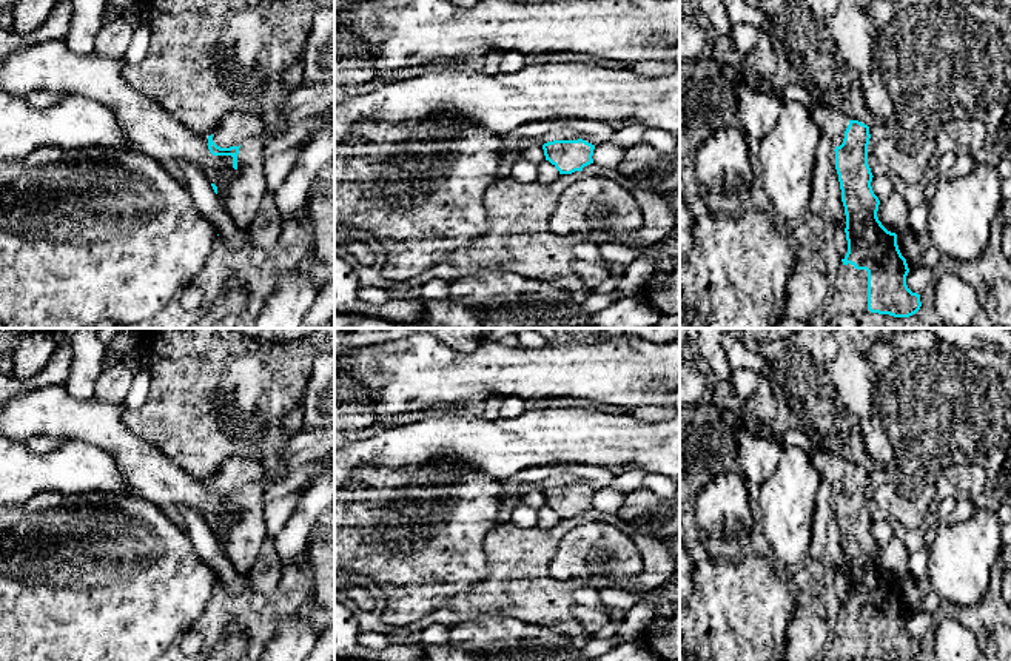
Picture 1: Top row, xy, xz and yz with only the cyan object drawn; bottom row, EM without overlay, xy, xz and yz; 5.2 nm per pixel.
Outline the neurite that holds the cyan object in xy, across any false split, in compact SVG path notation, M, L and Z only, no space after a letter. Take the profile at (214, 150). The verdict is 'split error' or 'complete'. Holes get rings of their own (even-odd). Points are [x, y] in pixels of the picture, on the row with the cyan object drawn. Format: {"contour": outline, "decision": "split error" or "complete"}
{"contour": "M234 109L222 117L217 128L208 136L208 149L213 156L231 156L233 168L237 169L237 154L240 143L264 133L262 117Z", "decision": "split error"}

